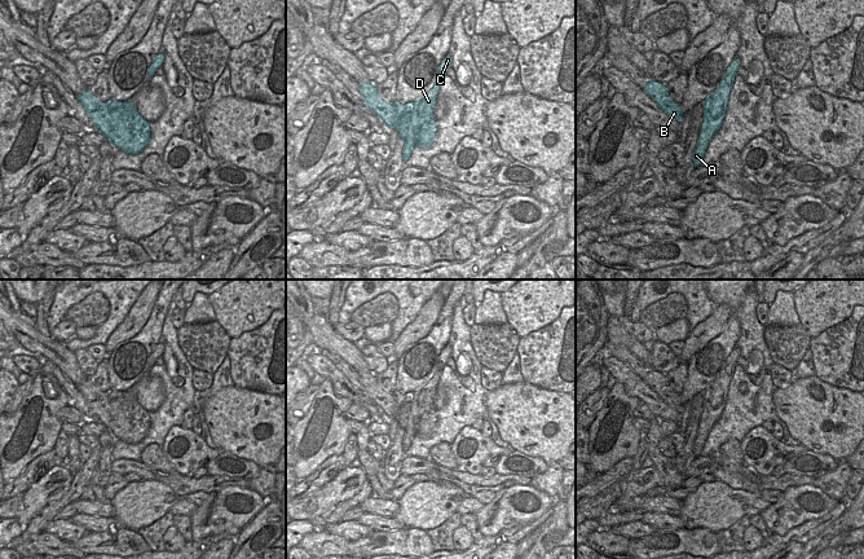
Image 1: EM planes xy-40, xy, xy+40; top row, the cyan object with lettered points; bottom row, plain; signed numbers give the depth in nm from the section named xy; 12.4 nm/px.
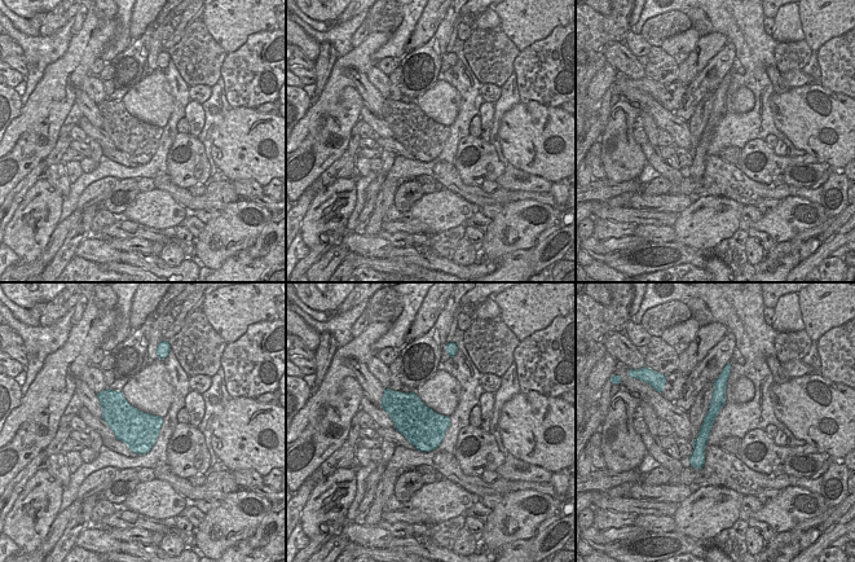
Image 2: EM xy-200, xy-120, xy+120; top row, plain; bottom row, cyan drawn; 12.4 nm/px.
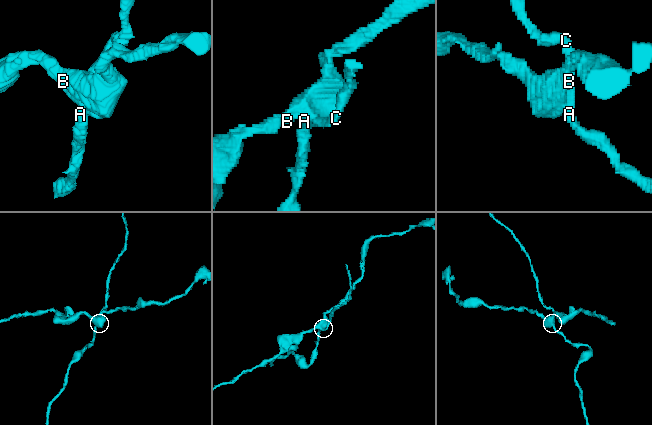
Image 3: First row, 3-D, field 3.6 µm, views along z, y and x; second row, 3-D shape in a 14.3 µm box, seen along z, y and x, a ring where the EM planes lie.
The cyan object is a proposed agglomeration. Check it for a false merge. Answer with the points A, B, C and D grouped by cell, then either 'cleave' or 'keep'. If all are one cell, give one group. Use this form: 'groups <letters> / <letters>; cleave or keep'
groups A B / C D; cleave

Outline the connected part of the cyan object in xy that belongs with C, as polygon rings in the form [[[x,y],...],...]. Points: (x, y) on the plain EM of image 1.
[[[448,343],[437,358],[436,373],[420,389],[414,392],[411,415],[414,417],[415,433],[413,435],[413,439],[416,435],[420,417],[424,415],[426,413],[429,413],[432,409],[435,409],[433,400],[436,396],[436,388],[440,382],[442,369],[446,365],[448,358],[451,356],[451,351],[453,348]]]

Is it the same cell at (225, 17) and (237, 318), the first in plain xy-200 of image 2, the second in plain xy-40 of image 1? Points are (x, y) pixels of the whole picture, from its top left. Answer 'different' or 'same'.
same

